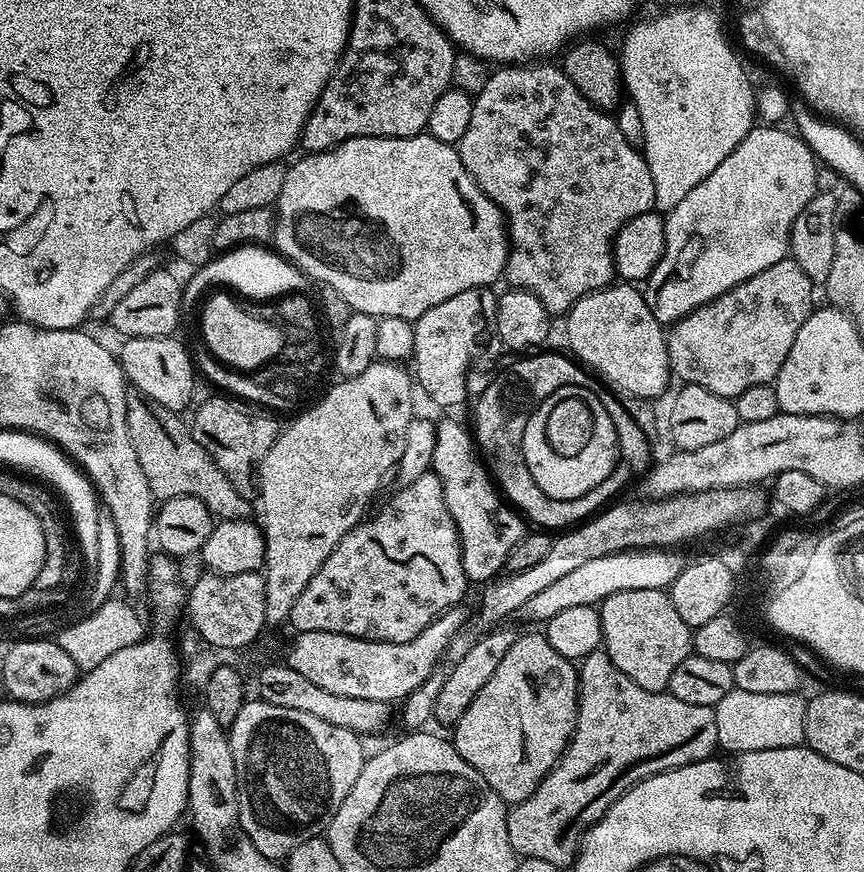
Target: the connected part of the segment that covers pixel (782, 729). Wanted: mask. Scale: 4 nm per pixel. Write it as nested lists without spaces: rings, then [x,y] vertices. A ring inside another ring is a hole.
[[[734,690],[714,707],[718,722],[718,745],[721,749],[725,748],[725,753],[776,754],[781,748],[795,748],[804,744],[806,700],[796,692],[752,694]]]

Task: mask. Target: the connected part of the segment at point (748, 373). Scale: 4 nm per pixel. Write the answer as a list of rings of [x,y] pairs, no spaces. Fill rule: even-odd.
[[[785,258],[762,270],[762,274],[746,278],[746,282],[734,286],[709,304],[686,314],[666,332],[673,377],[677,381],[680,379],[681,385],[702,386],[702,390],[710,390],[710,394],[729,398],[742,394],[742,390],[750,390],[750,386],[772,384],[778,370],[782,370],[782,362],[786,362],[786,354],[790,354],[790,346],[794,346],[794,337],[798,330],[802,330],[802,322],[806,322],[814,310],[812,291],[812,279],[796,265],[795,260]]]

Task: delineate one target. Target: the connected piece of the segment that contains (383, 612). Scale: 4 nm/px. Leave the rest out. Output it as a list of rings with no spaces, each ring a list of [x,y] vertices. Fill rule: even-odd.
[[[430,470],[397,493],[377,516],[369,515],[350,529],[342,542],[334,546],[330,558],[322,562],[318,574],[306,582],[306,590],[302,590],[294,602],[290,621],[296,632],[326,630],[330,634],[350,634],[350,638],[410,642],[410,638],[422,634],[434,618],[461,603],[470,582],[462,570],[458,530],[446,506],[442,482]]]

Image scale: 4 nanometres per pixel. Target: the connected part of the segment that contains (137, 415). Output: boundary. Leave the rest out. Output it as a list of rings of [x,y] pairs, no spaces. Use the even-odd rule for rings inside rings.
[[[128,388],[126,394],[126,430],[130,430],[130,442],[134,442],[134,454],[138,454],[138,466],[150,482],[150,490],[157,501],[189,496],[206,502],[213,517],[220,520],[243,520],[249,515],[249,497],[238,494],[226,478],[214,458],[192,436],[192,429],[180,421],[177,413],[154,402],[142,390]]]

